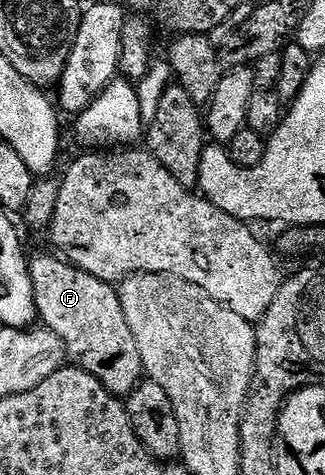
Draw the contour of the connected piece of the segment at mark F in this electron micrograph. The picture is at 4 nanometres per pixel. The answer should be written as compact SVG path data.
M32 256L32 285L36 310L43 327L62 338L66 356L75 367L86 370L115 396L127 398L145 379L142 354L126 314L122 310L119 291L109 281L94 278L81 268L56 256Z

